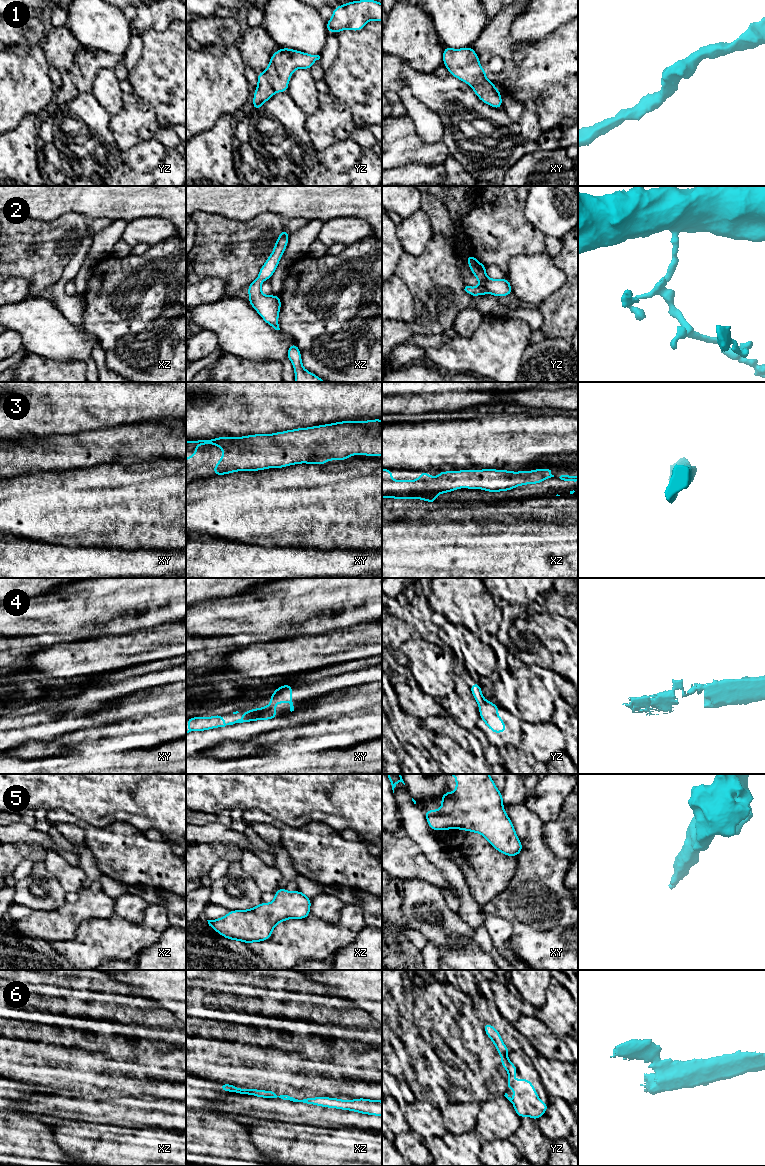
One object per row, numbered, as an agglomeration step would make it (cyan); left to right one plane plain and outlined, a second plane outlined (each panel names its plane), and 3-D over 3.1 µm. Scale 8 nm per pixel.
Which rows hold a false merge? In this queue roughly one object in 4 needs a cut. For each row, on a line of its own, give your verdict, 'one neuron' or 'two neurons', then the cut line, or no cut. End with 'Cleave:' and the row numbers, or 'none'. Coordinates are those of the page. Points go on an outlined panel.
1: one neuron; cut none
2: one neuron; cut none
3: one neuron; cut none
4: one neuron; cut none
5: one neuron; cut none
6: two neurons; cut yz (500, 1054), (506, 1055)
Cleave: 6

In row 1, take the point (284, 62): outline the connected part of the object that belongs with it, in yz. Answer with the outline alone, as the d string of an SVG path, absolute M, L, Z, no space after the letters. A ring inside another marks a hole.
M290 48L276 51L269 65L262 73L257 74L258 86L254 92L253 109L259 110L276 92L287 92L292 73L299 68L310 70L319 55L311 55Z

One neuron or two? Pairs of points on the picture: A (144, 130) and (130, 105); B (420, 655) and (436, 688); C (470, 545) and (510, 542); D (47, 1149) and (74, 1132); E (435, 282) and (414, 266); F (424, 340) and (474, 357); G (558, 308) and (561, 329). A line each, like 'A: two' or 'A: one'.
A: one
B: one
C: one
D: two
E: one
F: two
G: one

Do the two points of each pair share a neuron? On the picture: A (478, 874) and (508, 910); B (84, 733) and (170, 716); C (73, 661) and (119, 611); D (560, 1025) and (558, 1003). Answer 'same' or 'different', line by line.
A: different
B: different
C: different
D: same

